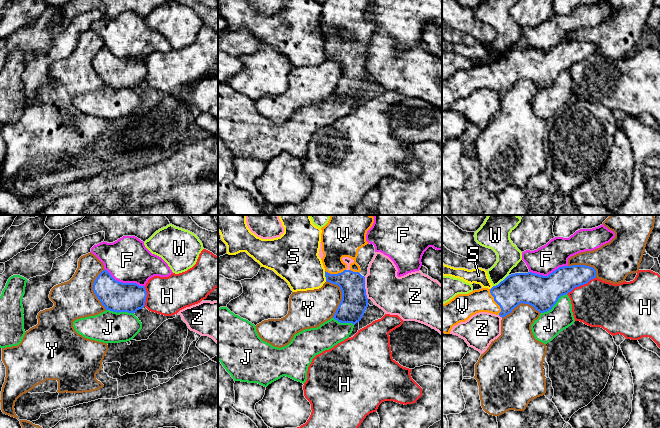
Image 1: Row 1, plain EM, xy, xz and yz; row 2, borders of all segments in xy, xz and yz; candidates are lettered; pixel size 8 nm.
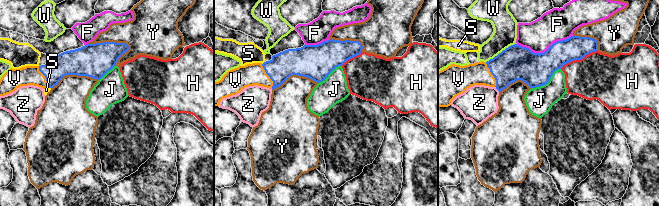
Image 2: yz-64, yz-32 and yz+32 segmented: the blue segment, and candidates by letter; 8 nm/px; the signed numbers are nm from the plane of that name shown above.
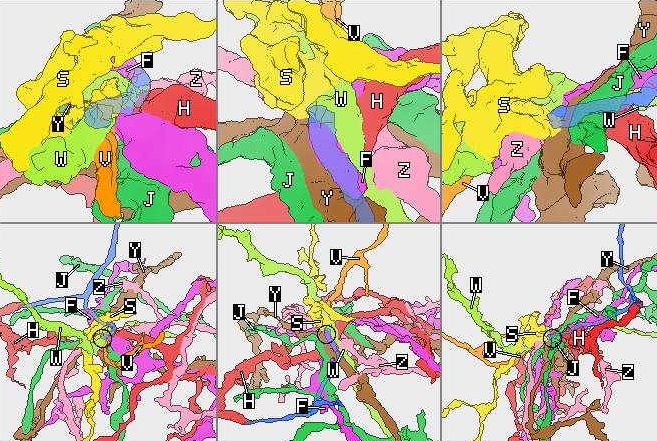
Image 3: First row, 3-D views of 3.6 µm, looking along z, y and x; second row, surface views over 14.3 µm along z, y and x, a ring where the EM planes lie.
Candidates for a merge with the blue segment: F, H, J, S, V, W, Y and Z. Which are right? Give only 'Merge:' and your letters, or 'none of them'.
Merge: V

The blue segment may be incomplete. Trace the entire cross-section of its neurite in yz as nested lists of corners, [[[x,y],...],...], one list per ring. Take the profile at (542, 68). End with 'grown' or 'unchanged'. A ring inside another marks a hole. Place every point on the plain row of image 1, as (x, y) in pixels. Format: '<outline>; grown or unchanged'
[[[586,41],[559,43],[548,52],[532,48],[511,50],[491,65],[458,70],[442,80],[442,109],[450,110],[453,102],[479,88],[503,94],[521,79],[533,82],[540,89],[547,88],[561,72],[594,54],[596,46]]]; grown

